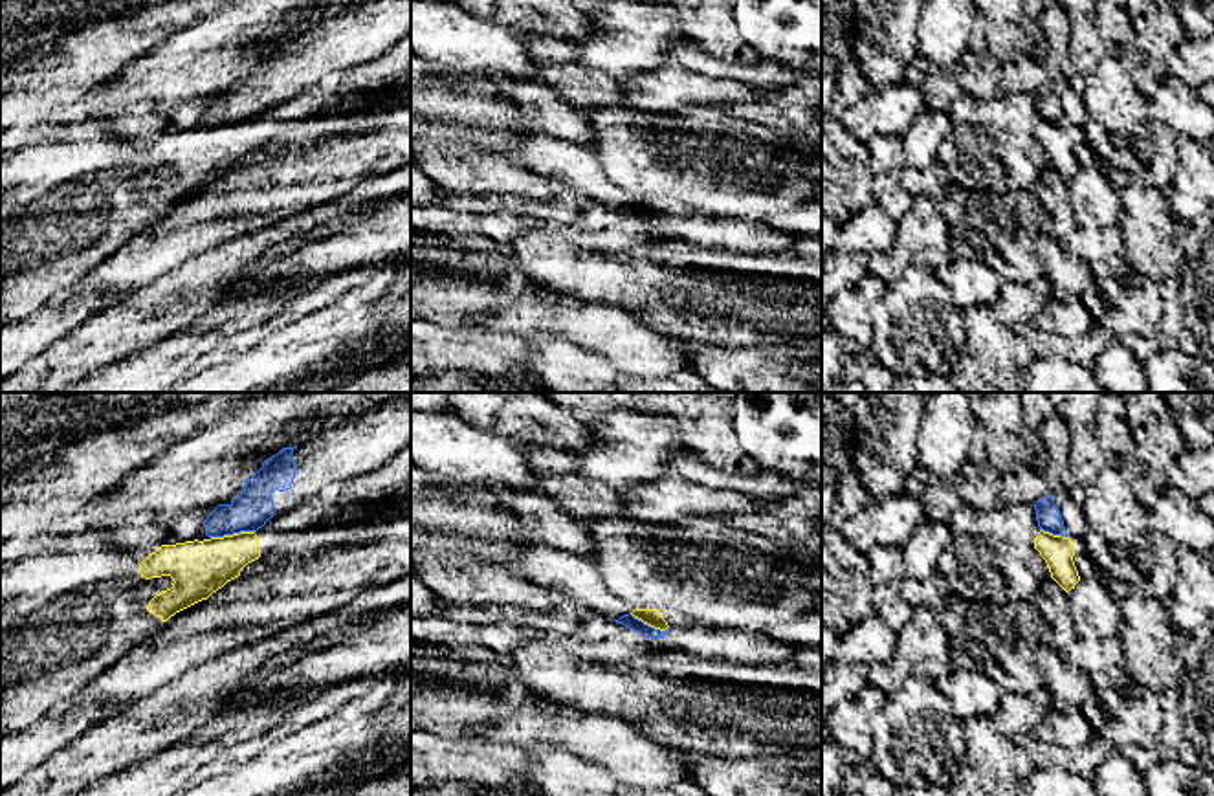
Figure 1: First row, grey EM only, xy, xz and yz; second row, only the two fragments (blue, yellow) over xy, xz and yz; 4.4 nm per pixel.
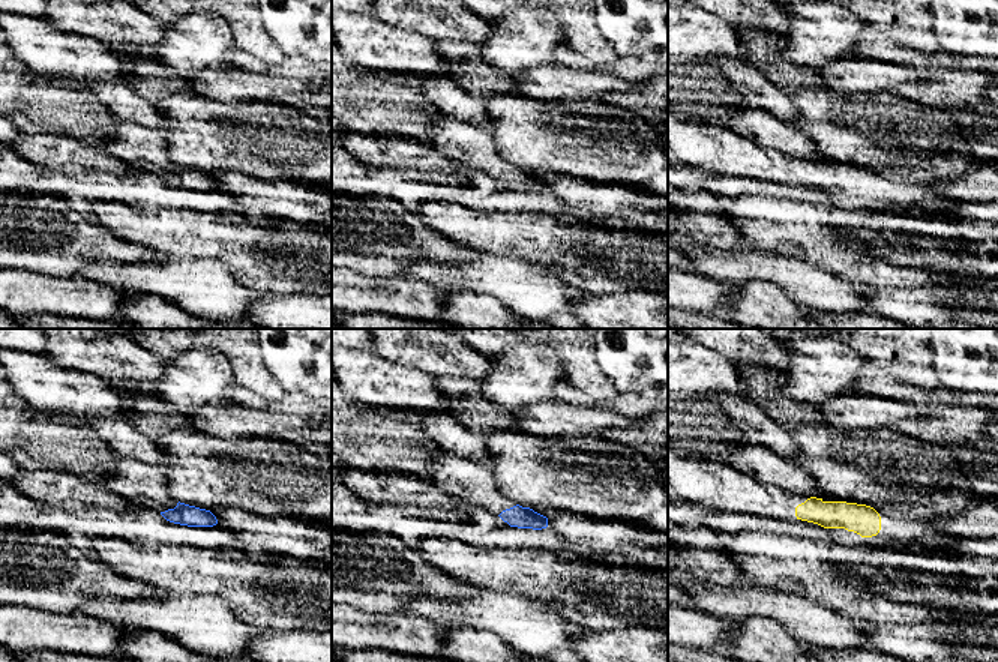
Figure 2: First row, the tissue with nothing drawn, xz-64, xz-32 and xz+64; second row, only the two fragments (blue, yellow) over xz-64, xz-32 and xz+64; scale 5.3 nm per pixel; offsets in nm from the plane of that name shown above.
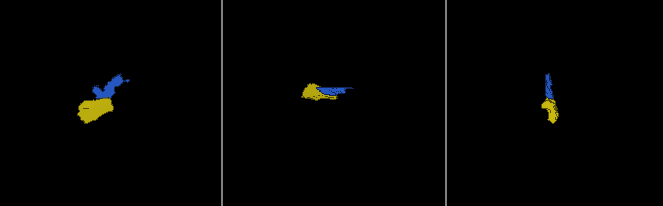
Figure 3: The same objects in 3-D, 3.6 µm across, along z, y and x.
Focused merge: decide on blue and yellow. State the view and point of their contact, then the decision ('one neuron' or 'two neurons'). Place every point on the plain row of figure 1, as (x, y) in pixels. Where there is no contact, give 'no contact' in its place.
contact xy (231, 123); two neurons

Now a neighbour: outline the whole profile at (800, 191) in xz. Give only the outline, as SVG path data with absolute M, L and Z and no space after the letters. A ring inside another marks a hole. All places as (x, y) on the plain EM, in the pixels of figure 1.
M790 161L779 165L781 172L767 187L754 178L746 180L748 187L783 200L781 211L767 215L761 222L792 235L822 237L822 171L809 163L800 171L792 171Z

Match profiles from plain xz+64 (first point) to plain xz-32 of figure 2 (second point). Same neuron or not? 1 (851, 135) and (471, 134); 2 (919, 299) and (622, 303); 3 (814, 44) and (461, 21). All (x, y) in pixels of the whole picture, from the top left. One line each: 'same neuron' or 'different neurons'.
1: different neurons
2: same neuron
3: different neurons

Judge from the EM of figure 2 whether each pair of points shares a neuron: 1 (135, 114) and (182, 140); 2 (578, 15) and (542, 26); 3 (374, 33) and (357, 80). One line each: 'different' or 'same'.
1: different
2: different
3: different

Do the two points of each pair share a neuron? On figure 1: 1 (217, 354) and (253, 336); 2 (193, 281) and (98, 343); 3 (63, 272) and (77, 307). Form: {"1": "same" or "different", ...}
{"1": "same", "2": "same", "3": "different"}

